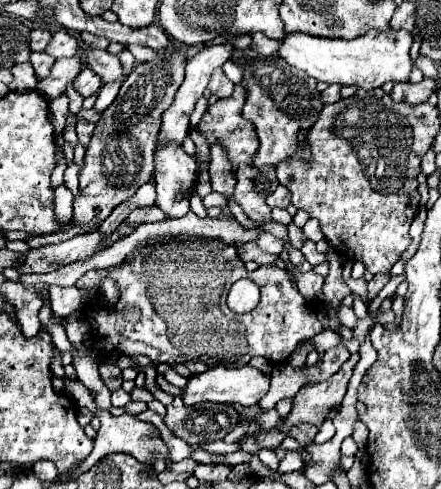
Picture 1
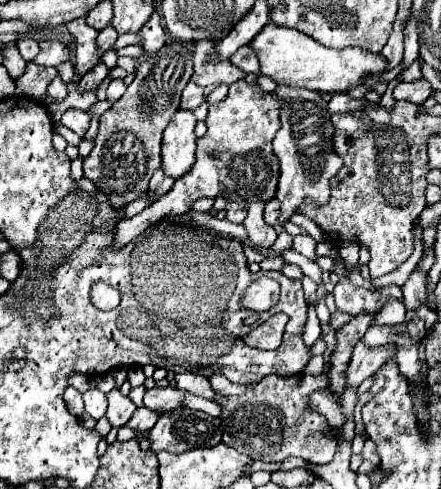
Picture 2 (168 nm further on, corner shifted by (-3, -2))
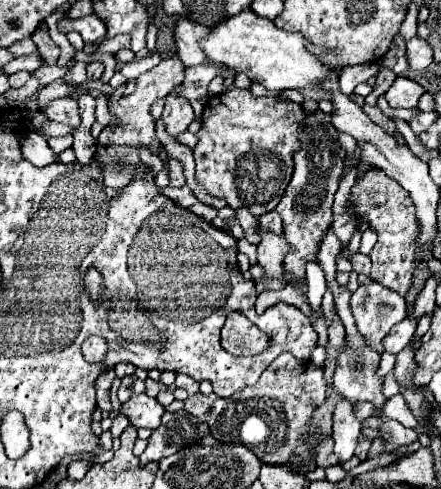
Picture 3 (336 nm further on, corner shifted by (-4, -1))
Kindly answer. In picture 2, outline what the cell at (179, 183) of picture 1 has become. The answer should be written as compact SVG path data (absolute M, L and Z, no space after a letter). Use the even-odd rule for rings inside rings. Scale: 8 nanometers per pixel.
M179 110L163 132L163 170L171 178L181 178L195 162L195 116Z

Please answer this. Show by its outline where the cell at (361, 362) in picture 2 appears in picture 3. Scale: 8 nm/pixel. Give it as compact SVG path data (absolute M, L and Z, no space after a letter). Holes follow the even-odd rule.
M404 319L402 323L396 323L390 333L382 339L382 349L386 353L398 353L402 351L402 347L406 347L406 343L412 339L416 331L416 323L410 323L410 319Z

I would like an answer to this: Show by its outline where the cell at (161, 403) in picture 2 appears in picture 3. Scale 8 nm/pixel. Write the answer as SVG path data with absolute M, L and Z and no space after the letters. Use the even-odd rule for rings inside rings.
M142 393L142 395L134 395L128 403L124 403L118 413L126 415L134 427L156 429L160 425L164 405L160 405L154 397Z

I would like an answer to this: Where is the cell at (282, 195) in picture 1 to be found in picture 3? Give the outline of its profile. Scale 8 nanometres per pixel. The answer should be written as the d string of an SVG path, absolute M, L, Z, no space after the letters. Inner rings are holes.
M270 211L270 213L264 213L258 217L262 227L274 231L274 233L282 233L282 221L280 221L280 215L276 211Z

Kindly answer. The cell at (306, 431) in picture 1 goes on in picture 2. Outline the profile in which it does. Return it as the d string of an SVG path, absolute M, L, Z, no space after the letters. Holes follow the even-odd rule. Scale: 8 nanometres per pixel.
M185 372L175 374L175 382L181 390L187 390L195 396L205 396L207 400L213 400L221 406L221 442L237 448L239 452L245 452L247 456L253 456L253 460L263 462L283 462L285 458L305 458L311 464L330 463L337 450L337 440L333 430L327 426L327 420L323 414L309 408L309 396L315 390L327 388L325 376L277 376L269 374L265 376L253 390L241 394L241 396L227 396L217 400L209 380L201 374Z

